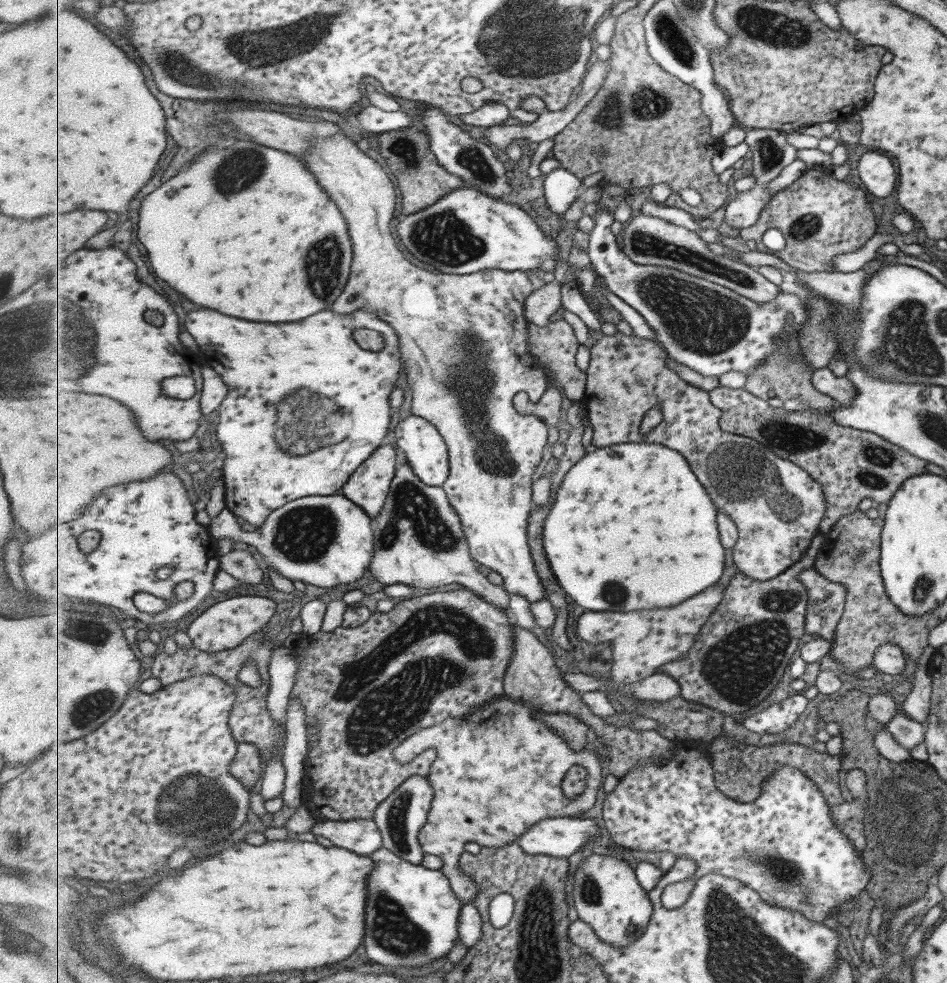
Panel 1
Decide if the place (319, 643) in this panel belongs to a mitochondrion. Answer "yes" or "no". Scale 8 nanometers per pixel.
no

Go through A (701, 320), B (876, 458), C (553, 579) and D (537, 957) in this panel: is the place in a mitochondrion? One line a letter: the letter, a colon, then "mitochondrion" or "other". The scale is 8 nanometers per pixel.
A: mitochondrion
B: mitochondrion
C: other
D: mitochondrion

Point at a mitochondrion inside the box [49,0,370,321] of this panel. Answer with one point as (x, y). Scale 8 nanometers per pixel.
(180, 69)

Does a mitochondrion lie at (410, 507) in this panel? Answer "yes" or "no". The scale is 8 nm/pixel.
yes

